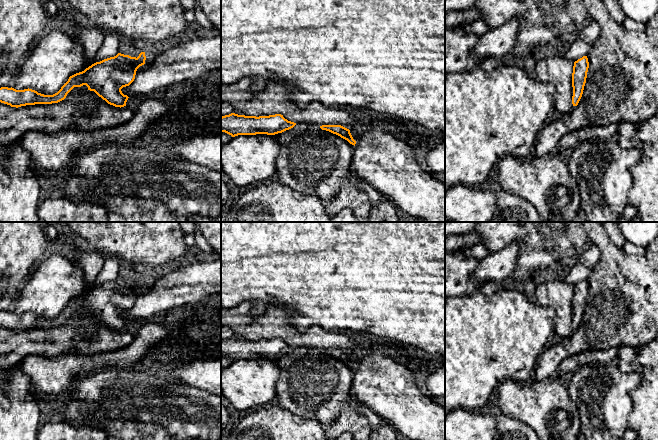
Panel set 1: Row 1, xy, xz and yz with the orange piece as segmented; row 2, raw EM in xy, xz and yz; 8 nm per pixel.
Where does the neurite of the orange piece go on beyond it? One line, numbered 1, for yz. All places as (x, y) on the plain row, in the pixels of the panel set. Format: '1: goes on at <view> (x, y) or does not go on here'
1: does not go on here

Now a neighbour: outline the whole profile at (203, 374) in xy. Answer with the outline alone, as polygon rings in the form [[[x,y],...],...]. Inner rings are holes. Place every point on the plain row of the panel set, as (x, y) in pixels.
[[[221,358],[195,360],[174,371],[176,380],[221,397]]]

